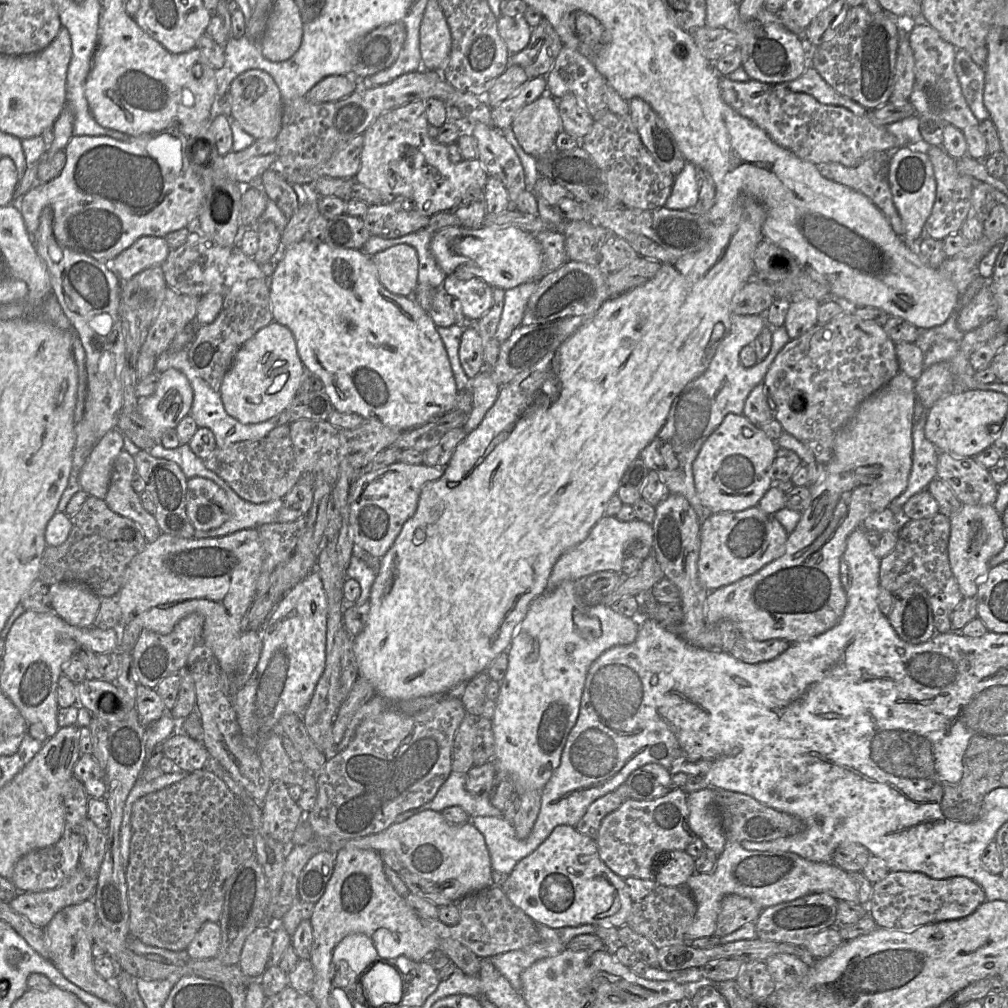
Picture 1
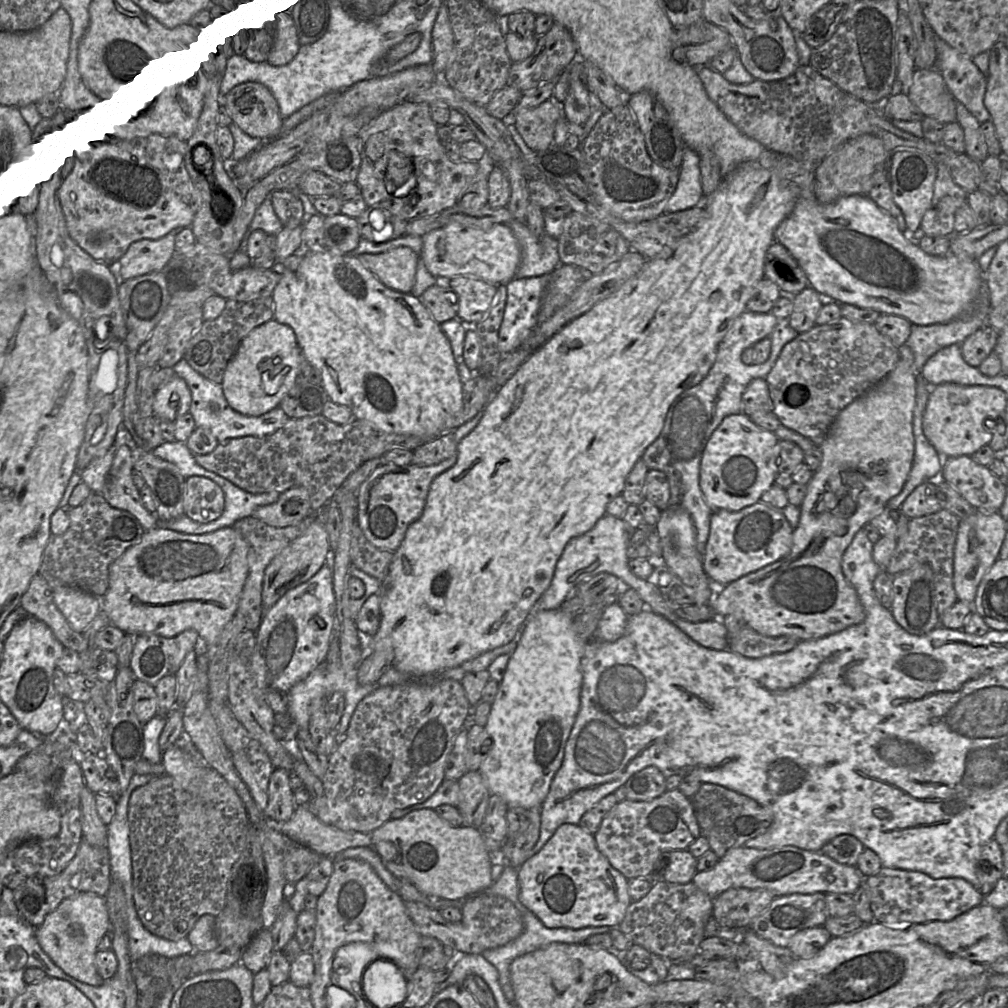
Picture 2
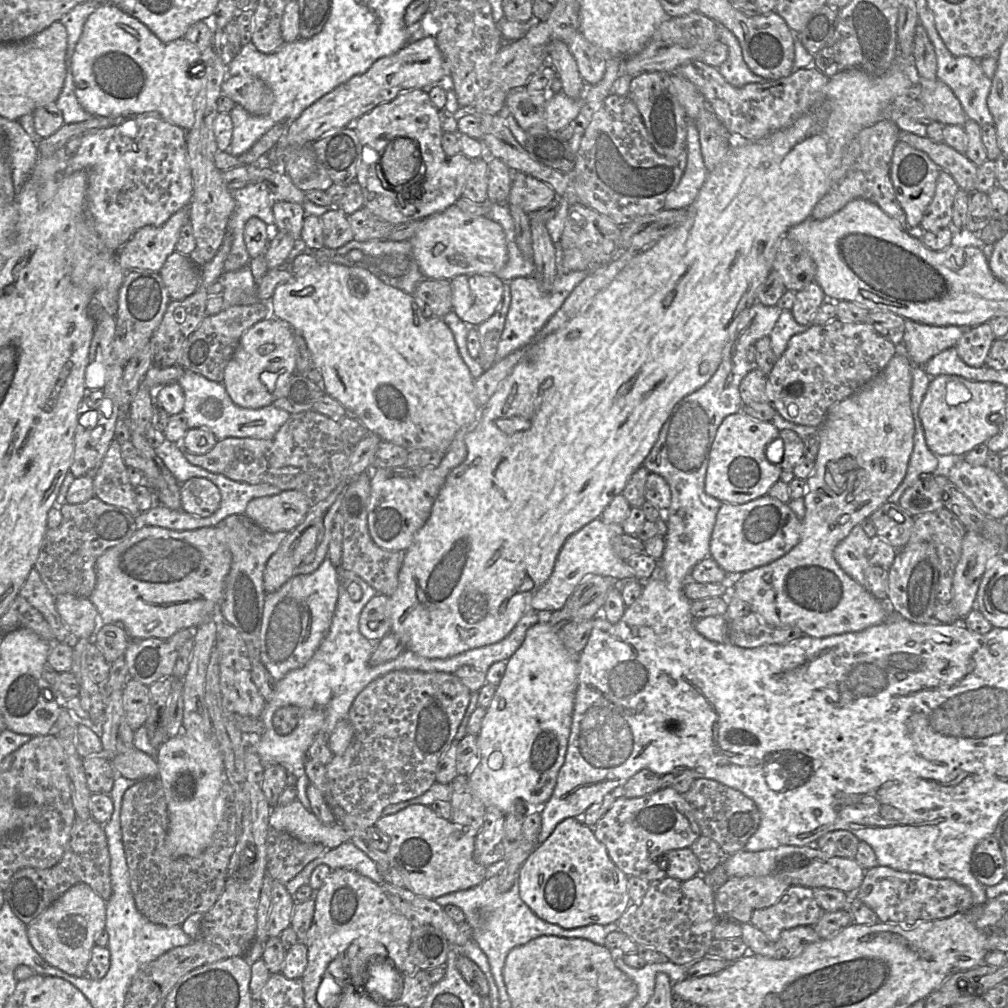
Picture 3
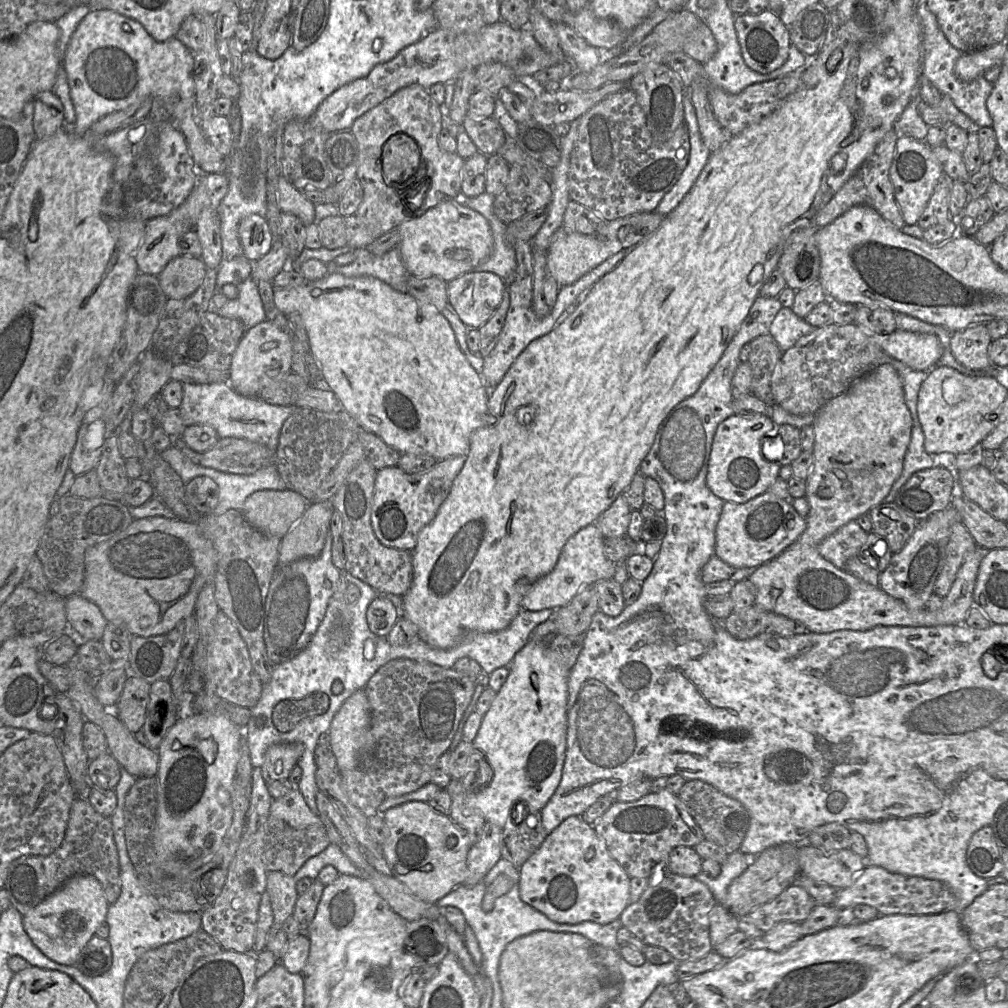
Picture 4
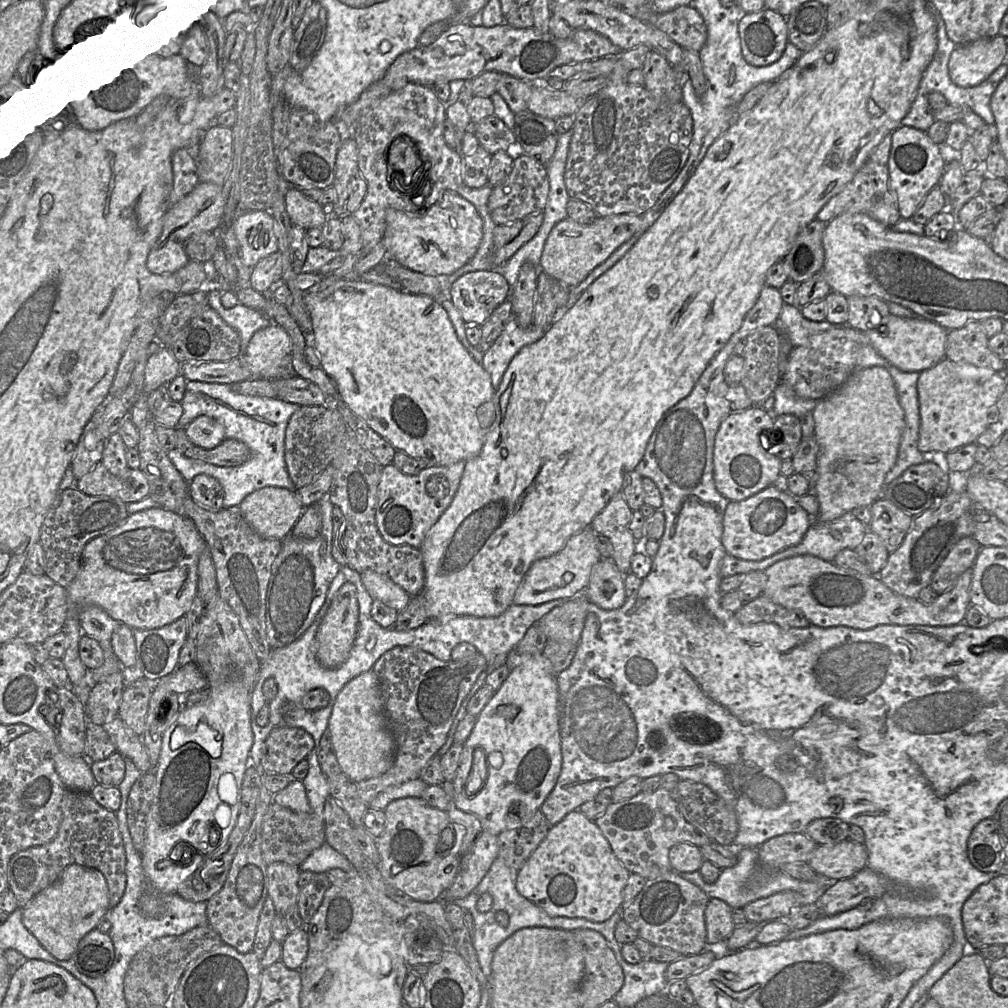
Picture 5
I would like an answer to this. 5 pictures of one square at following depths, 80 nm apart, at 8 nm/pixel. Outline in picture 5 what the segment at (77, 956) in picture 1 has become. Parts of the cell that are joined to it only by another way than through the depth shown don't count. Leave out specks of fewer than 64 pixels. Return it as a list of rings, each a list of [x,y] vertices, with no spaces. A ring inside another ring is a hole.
[[[71,864],[52,885],[22,908],[22,923],[53,957],[65,961],[72,958],[79,941],[97,927],[109,910],[104,875],[97,869]]]

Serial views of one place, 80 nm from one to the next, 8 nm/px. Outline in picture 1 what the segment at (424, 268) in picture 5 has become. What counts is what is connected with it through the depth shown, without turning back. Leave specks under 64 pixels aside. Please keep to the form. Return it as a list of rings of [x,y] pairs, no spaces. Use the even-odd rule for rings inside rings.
[[[513,225],[477,229],[446,227],[434,233],[430,247],[446,275],[468,272],[492,288],[508,290],[543,275],[542,250],[534,234]]]

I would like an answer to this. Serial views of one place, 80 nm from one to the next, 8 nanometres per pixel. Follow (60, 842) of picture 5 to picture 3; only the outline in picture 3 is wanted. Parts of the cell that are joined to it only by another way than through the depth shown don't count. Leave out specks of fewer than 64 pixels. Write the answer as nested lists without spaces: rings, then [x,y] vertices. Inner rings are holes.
[[[76,818],[71,838],[62,859],[53,867],[39,869],[25,867],[17,870],[6,885],[6,900],[15,915],[29,924],[43,913],[69,888],[78,883],[88,884],[105,901],[111,897],[109,840],[105,826],[93,818]]]

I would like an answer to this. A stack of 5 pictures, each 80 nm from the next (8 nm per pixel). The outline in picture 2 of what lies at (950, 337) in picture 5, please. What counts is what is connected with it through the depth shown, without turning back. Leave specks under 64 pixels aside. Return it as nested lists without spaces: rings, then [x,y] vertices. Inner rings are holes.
[[[984,325],[969,335],[960,345],[964,360],[973,367],[979,367],[995,350],[999,332],[990,325]]]

